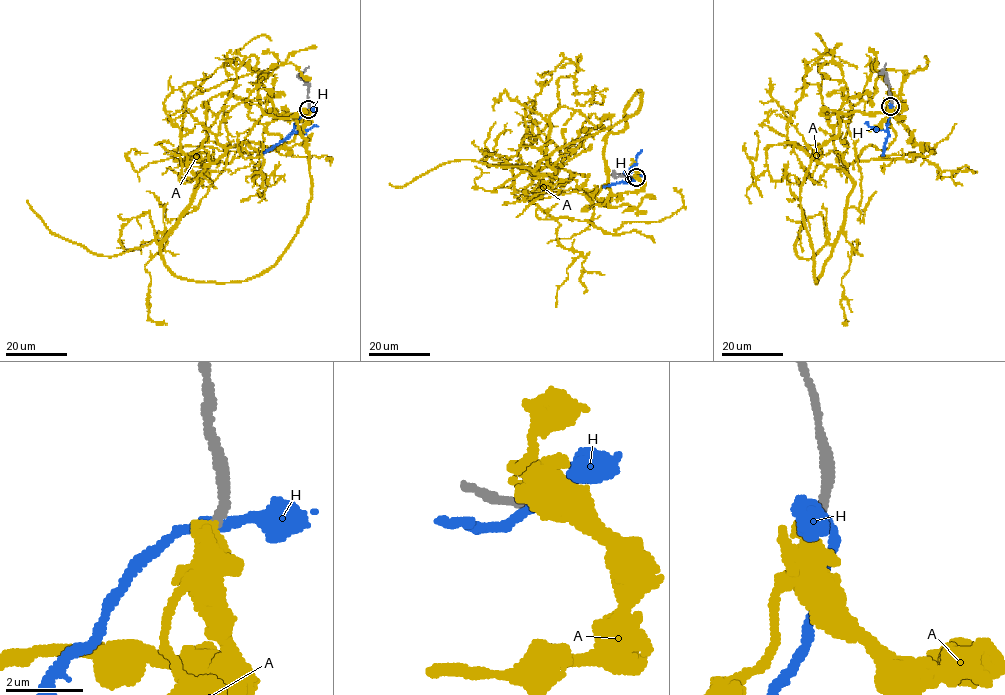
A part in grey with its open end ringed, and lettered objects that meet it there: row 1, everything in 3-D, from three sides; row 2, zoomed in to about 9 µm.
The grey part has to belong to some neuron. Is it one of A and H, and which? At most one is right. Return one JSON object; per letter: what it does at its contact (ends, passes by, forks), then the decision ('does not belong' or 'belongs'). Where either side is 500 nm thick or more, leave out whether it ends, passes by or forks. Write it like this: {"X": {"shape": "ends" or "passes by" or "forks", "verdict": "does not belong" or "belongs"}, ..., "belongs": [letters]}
{"A": {"verdict": "belongs"}, "H": {"shape": "passes by", "verdict": "does not belong"}, "belongs": ["A"]}

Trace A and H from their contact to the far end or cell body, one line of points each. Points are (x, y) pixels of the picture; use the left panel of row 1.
A: (308, 109), (276, 114), (311, 186), (285, 252), (179, 278), (184, 101), (270, 73), (216, 58)
H: (309, 109), (301, 115), (292, 132), (256, 157)

